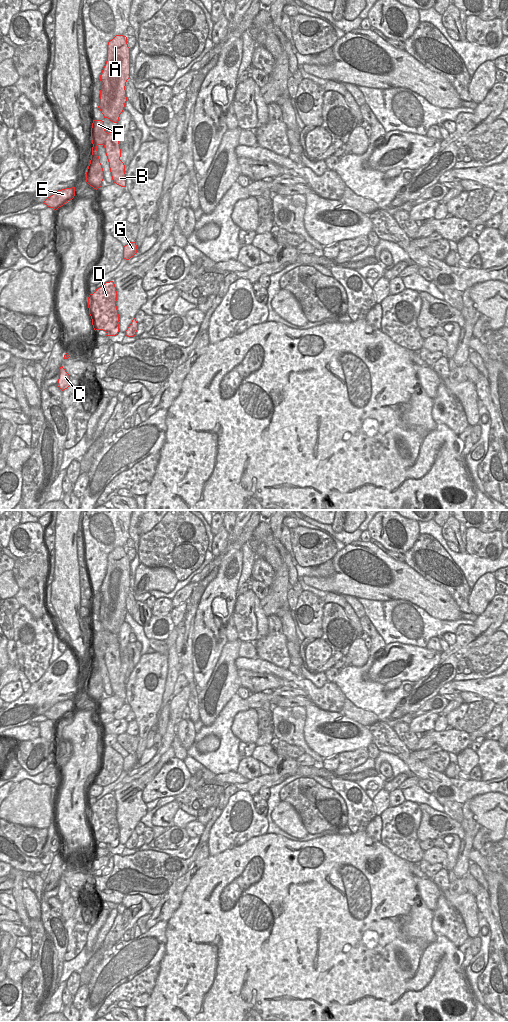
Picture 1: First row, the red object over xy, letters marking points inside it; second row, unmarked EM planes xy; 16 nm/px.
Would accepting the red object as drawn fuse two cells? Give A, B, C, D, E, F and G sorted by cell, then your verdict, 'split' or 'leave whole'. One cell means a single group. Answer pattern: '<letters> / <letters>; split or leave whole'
A E F / B C D G; split

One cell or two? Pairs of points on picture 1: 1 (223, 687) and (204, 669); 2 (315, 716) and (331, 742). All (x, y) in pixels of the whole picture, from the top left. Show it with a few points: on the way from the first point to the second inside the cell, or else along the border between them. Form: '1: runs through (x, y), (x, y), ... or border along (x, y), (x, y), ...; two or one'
1: border along (220, 654), (207, 684), (198, 690); two
2: runs through (315, 723), (315, 730), (324, 738); one

